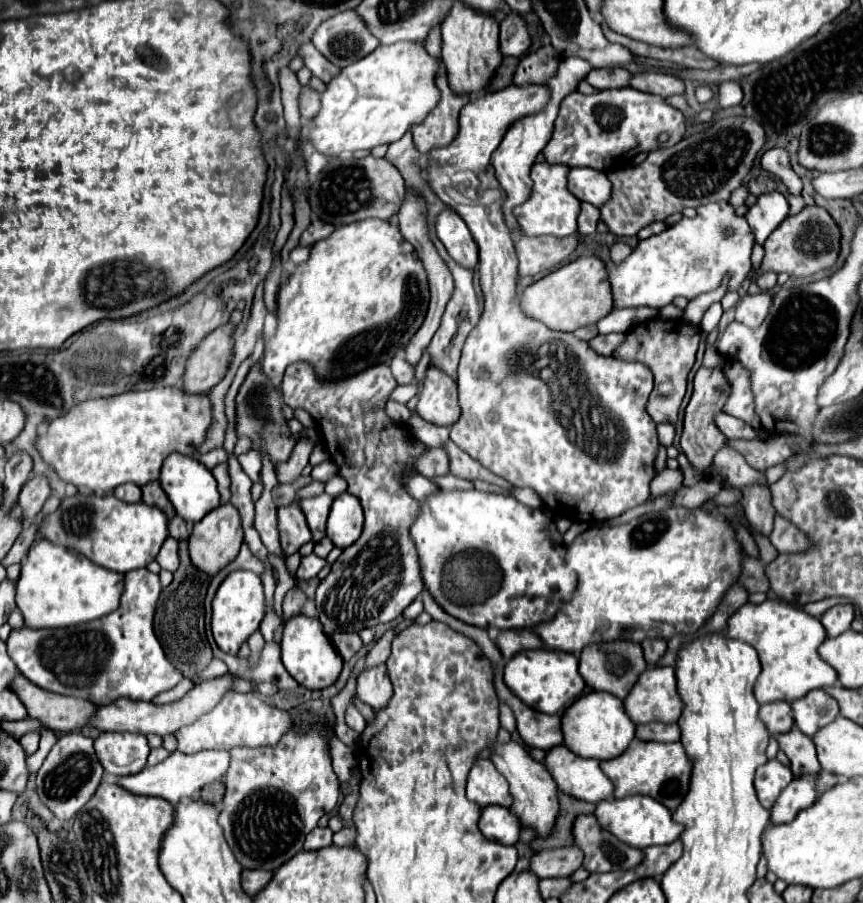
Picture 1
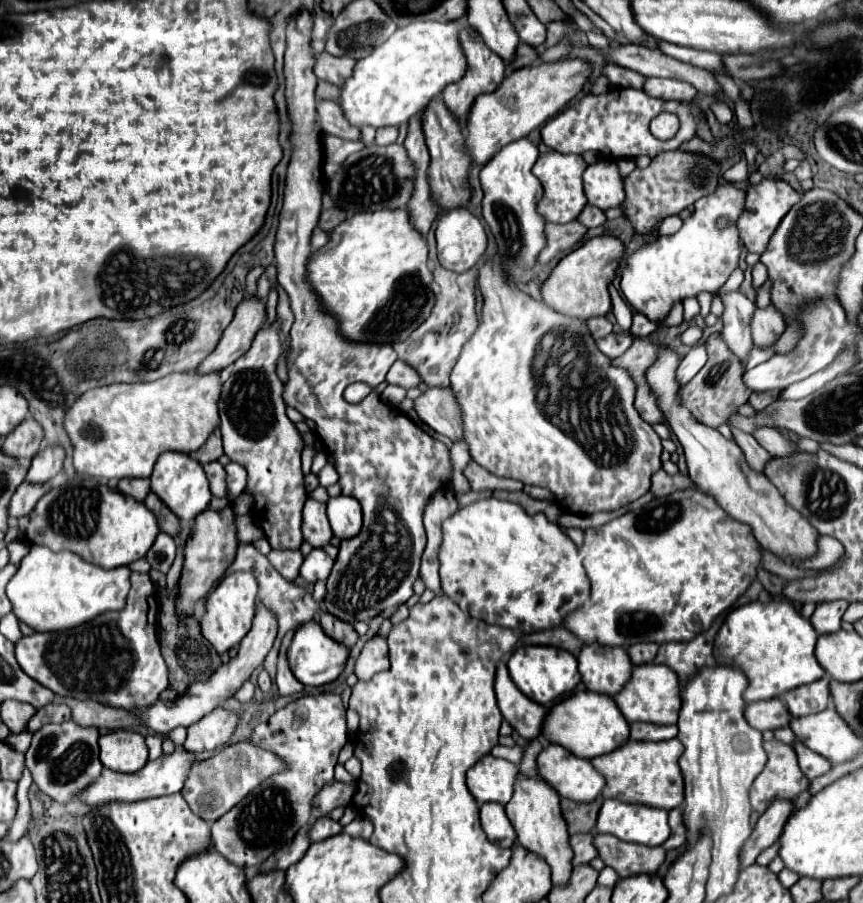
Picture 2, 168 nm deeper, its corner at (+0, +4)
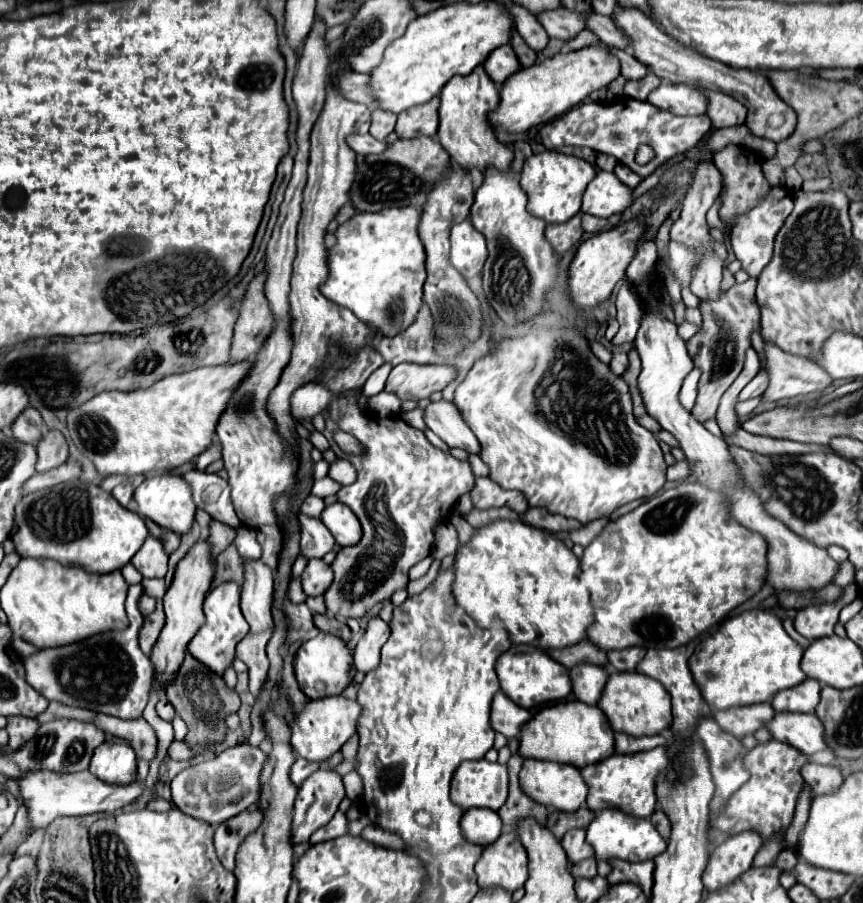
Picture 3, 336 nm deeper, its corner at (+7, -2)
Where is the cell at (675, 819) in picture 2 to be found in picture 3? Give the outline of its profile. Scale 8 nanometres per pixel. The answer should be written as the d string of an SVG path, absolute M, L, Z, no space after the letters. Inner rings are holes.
M656 809L656 811L650 815L650 821L652 821L652 825L656 825L658 833L662 833L662 837L668 839L668 835L670 835L670 821L668 821L668 817L662 813L662 809Z

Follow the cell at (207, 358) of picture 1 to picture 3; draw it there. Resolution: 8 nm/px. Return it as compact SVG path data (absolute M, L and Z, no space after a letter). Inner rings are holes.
M266 271L258 273L252 279L248 293L242 301L240 319L236 323L232 341L232 361L254 359L264 341L268 339L268 333L272 333L274 317L268 299L264 295L264 281Z

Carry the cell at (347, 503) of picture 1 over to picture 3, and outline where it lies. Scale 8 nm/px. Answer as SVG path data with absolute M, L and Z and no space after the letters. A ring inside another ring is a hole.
M334 503L334 505L326 507L320 519L330 529L330 533L336 539L336 543L342 545L342 547L356 545L360 541L360 537L362 537L360 521L354 517L352 509L348 509L342 503Z

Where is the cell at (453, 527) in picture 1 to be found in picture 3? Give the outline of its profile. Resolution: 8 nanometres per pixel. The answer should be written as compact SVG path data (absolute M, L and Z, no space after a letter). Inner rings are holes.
M498 519L492 525L476 529L470 543L458 549L454 563L454 597L456 603L480 625L498 627L510 633L510 641L516 645L534 645L540 649L564 649L586 639L586 629L594 621L590 607L590 591L580 575L580 561L558 539L524 523Z

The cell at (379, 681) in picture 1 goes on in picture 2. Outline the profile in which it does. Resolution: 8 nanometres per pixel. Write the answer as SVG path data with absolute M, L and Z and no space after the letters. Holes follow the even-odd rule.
M383 637L369 639L357 659L355 675L359 677L359 681L369 681L373 675L387 671L387 667L389 667L387 641Z

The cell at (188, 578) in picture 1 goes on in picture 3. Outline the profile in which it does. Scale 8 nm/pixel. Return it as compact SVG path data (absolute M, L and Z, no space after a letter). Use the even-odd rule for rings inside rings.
M190 653L186 655L178 677L166 691L168 701L174 705L176 715L188 725L188 735L186 735L186 745L194 747L210 747L216 743L222 743L228 731L226 717L230 713L236 713L240 709L240 697L236 691L228 691L224 679L216 673L212 673L208 667L204 667L200 661L196 661Z

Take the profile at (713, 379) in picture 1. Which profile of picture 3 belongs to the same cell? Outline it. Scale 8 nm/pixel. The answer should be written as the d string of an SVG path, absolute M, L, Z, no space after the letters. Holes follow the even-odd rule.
M748 279L742 285L734 285L728 291L722 291L716 301L700 301L698 309L702 311L702 329L686 341L688 353L694 365L702 371L698 383L698 401L692 409L692 415L698 421L708 421L716 417L720 397L740 375L744 367L746 349L752 347L750 335L760 327L760 307L756 307L756 281Z

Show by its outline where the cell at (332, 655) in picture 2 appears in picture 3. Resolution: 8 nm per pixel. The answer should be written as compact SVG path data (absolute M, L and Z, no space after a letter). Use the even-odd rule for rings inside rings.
M318 633L314 639L302 643L302 647L296 653L296 679L300 689L306 693L308 699L322 699L330 695L340 695L354 679L354 665L352 665L352 651L348 645L326 633Z

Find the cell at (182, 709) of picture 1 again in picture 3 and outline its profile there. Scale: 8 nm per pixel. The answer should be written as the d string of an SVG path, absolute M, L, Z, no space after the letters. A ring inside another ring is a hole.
M244 559L244 583L240 595L240 609L252 633L274 627L270 605L274 591L274 571L256 559Z

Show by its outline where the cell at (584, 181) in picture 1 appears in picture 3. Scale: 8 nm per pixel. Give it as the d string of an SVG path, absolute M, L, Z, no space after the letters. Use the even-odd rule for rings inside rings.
M598 171L596 179L588 185L582 199L582 213L596 217L610 217L624 213L632 205L632 189L614 177L614 173Z

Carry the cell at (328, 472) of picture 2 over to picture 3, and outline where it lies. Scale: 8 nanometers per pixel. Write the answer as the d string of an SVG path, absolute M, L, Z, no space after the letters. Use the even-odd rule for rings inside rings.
M324 477L324 479L316 479L314 481L314 487L312 487L312 495L316 495L316 497L328 497L328 495L336 495L338 491L340 491L340 483L336 483L334 479L330 479L330 477Z

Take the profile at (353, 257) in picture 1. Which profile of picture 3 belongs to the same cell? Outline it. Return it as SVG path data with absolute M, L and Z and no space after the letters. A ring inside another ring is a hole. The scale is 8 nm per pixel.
M416 207L382 209L380 213L356 213L356 217L340 225L336 231L338 245L330 251L330 275L322 285L322 295L340 307L350 309L358 319L382 335L394 337L408 329L422 307L422 285L426 281L426 253L418 235L418 223L420 209Z

